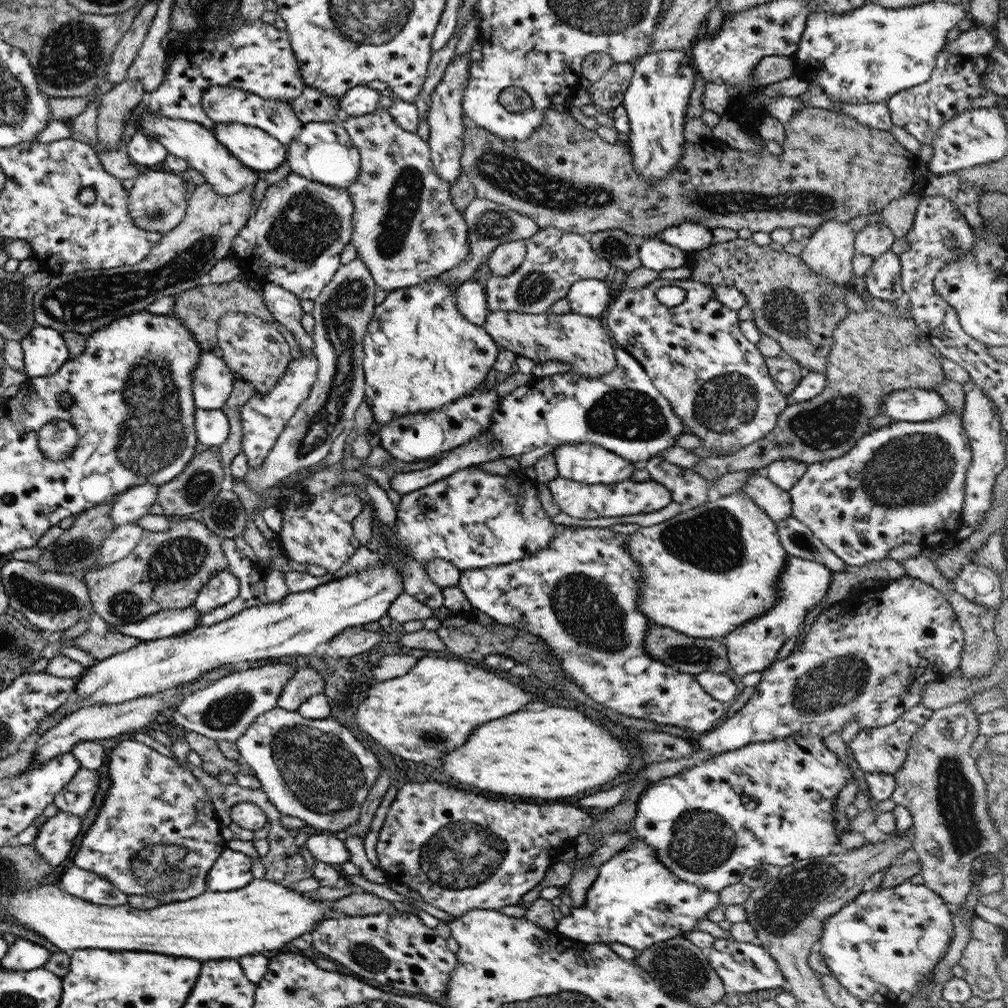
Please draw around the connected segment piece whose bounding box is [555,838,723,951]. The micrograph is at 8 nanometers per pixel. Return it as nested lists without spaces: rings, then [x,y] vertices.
[[[634,838],[633,841],[629,841],[627,847],[597,868],[597,875],[585,893],[582,906],[572,906],[567,917],[560,916],[555,931],[563,937],[583,943],[607,945],[610,942],[617,942],[630,946],[635,951],[642,951],[656,942],[687,936],[688,932],[695,930],[696,922],[699,919],[706,919],[705,914],[717,906],[723,906],[718,892],[709,892],[677,879],[675,874],[671,874],[656,859],[650,846]]]

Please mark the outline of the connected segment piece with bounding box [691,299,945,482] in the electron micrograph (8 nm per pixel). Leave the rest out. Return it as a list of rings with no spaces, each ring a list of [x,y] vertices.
[[[905,299],[893,302],[889,314],[877,313],[865,308],[861,312],[849,311],[832,330],[832,345],[827,355],[827,364],[824,372],[824,387],[815,398],[799,404],[789,403],[779,413],[775,426],[760,440],[753,441],[751,445],[741,447],[732,455],[718,457],[713,454],[710,457],[698,459],[698,463],[691,468],[701,478],[708,482],[714,482],[722,474],[738,470],[760,470],[777,460],[793,460],[808,465],[809,463],[828,461],[844,455],[858,438],[869,433],[869,418],[881,414],[880,404],[883,404],[885,396],[905,387],[921,387],[932,390],[935,384],[944,382],[945,376],[939,357],[941,354],[923,336],[916,327],[910,314],[910,306]]]

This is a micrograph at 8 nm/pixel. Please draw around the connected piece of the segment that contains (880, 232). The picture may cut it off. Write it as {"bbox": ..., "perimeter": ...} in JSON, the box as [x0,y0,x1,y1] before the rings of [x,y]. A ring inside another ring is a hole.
{"bbox":[854,222,895,259],"perimeter":[[[880,222],[867,223],[854,235],[854,252],[874,259],[890,251],[893,240],[895,236],[888,226]]]}

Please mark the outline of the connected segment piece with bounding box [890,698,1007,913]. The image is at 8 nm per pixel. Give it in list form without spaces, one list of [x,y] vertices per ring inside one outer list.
[[[970,699],[959,701],[932,711],[929,718],[911,736],[903,764],[892,774],[895,788],[890,799],[904,806],[912,816],[914,837],[911,849],[921,863],[919,872],[923,885],[938,894],[951,913],[965,902],[975,879],[971,861],[981,854],[996,855],[1002,847],[1007,847],[990,821],[987,810],[986,786],[976,767],[976,761],[969,755],[969,747],[978,736],[978,714],[970,709]]]

